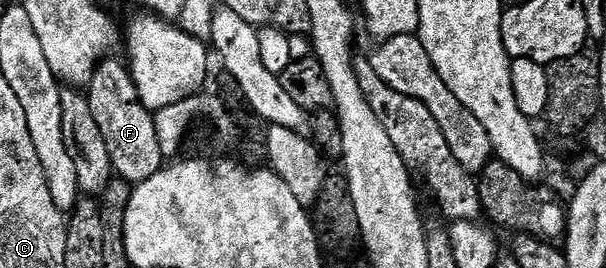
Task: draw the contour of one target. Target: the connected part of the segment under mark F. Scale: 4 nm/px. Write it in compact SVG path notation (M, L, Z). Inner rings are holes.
M117 57L106 58L97 64L97 72L87 84L87 98L91 113L95 113L95 122L99 124L99 133L103 133L103 141L107 141L114 172L126 183L136 185L162 170L163 150L154 112L148 111L138 101L137 87L133 84L128 66L113 58Z

